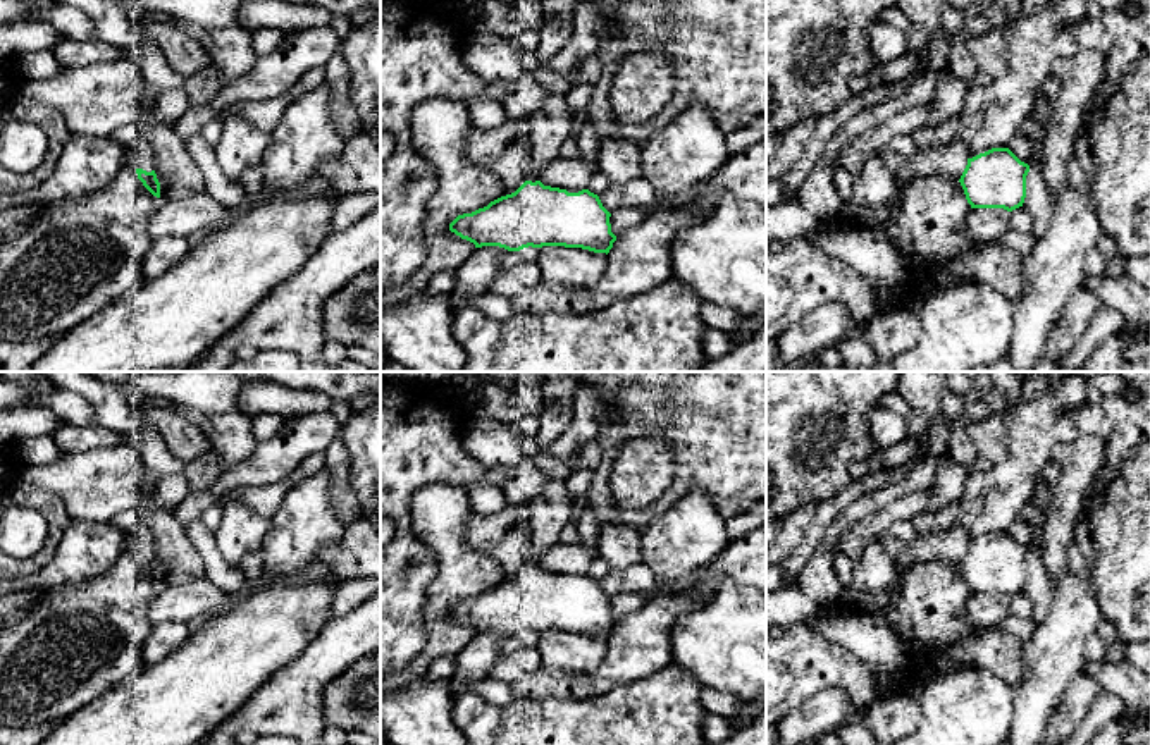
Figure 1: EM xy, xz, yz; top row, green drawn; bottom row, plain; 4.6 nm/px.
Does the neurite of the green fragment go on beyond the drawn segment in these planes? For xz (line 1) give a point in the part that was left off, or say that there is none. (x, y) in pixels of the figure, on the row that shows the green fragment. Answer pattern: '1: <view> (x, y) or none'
1: xz (551, 124)

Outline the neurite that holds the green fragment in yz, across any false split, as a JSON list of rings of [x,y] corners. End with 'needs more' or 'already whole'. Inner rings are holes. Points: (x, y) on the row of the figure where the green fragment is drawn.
[[[957,138],[947,146],[916,150],[895,175],[895,184],[900,189],[907,179],[938,174],[961,182],[971,208],[1012,212],[1024,203],[1028,172],[1029,165],[1009,148],[992,148],[971,158],[966,143]]] | needs more

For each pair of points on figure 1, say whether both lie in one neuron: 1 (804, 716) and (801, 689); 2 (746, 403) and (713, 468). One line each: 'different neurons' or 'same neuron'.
1: different neurons
2: same neuron

